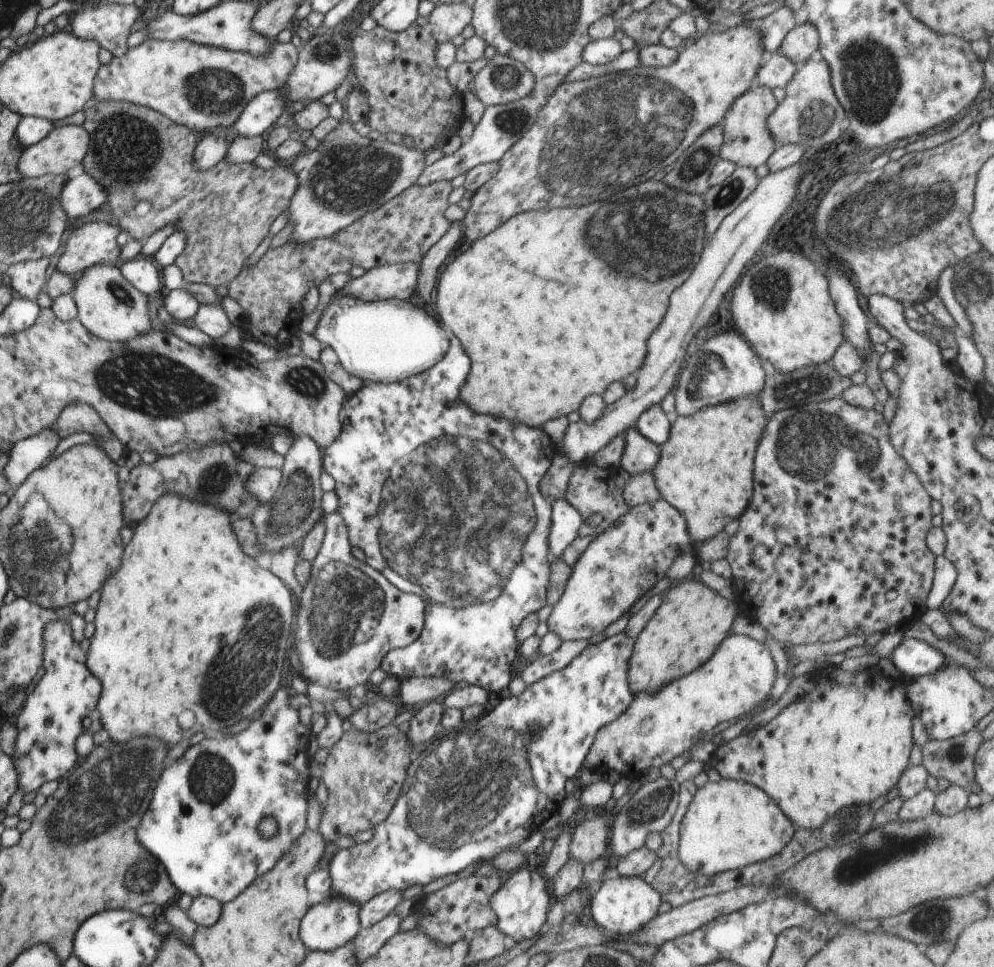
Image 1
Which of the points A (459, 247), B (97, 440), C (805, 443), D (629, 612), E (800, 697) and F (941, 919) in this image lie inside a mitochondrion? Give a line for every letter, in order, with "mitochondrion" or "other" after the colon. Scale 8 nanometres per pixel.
A: other
B: other
C: mitochondrion
D: other
E: other
F: mitochondrion

